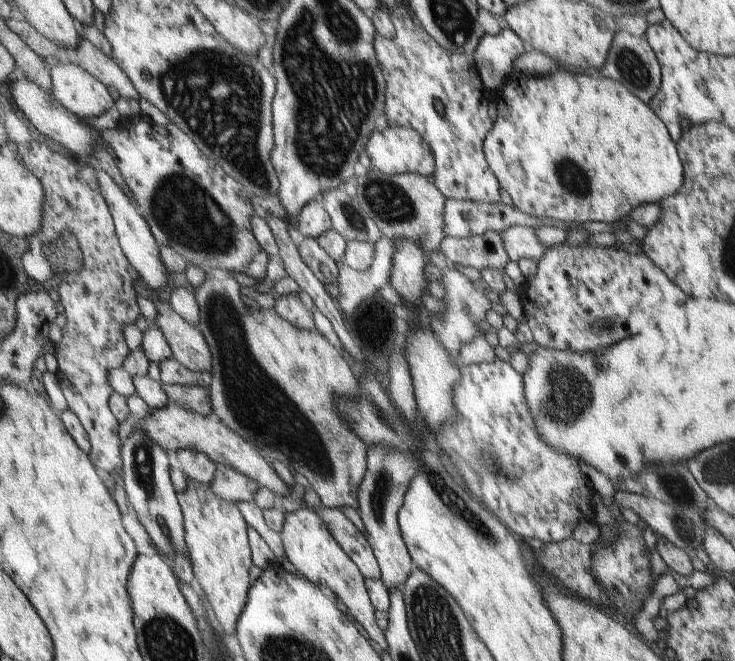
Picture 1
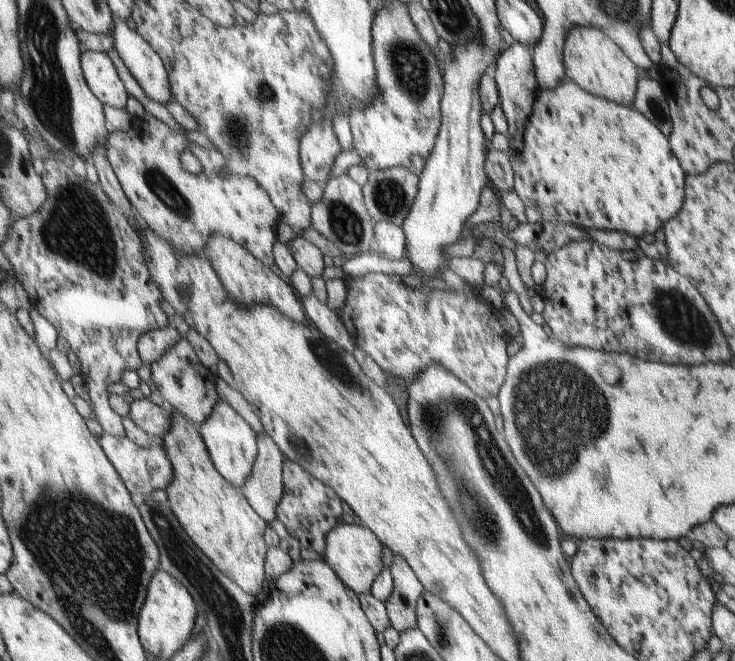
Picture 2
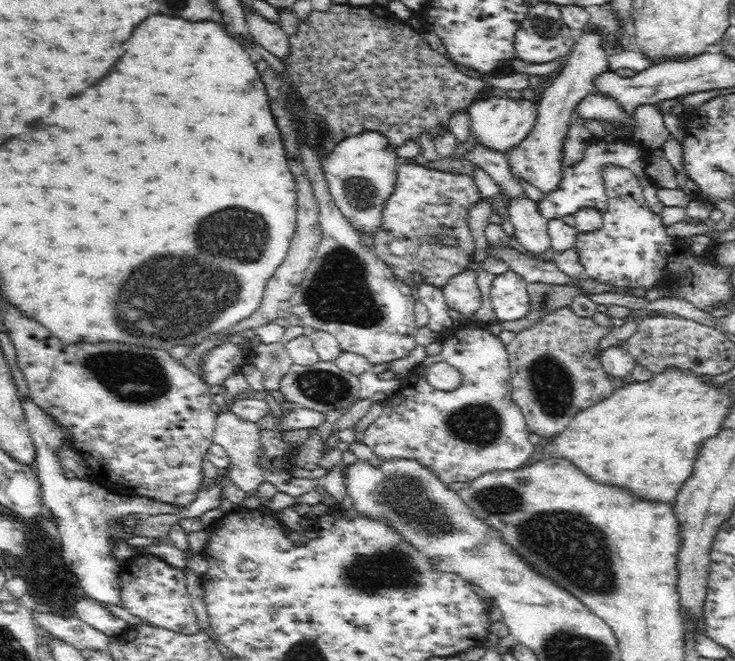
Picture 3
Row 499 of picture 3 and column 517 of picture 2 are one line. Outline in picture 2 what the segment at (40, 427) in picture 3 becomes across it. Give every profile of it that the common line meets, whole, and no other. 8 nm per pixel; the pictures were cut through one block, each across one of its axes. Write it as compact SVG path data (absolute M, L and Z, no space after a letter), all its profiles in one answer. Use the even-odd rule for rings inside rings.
M514 42L506 48L496 61L495 81L499 90L499 105L508 121L507 137L510 140L511 152L520 152L524 146L524 130L528 117L533 114L533 104L536 100L537 87L534 76L534 63L531 51L519 42Z

